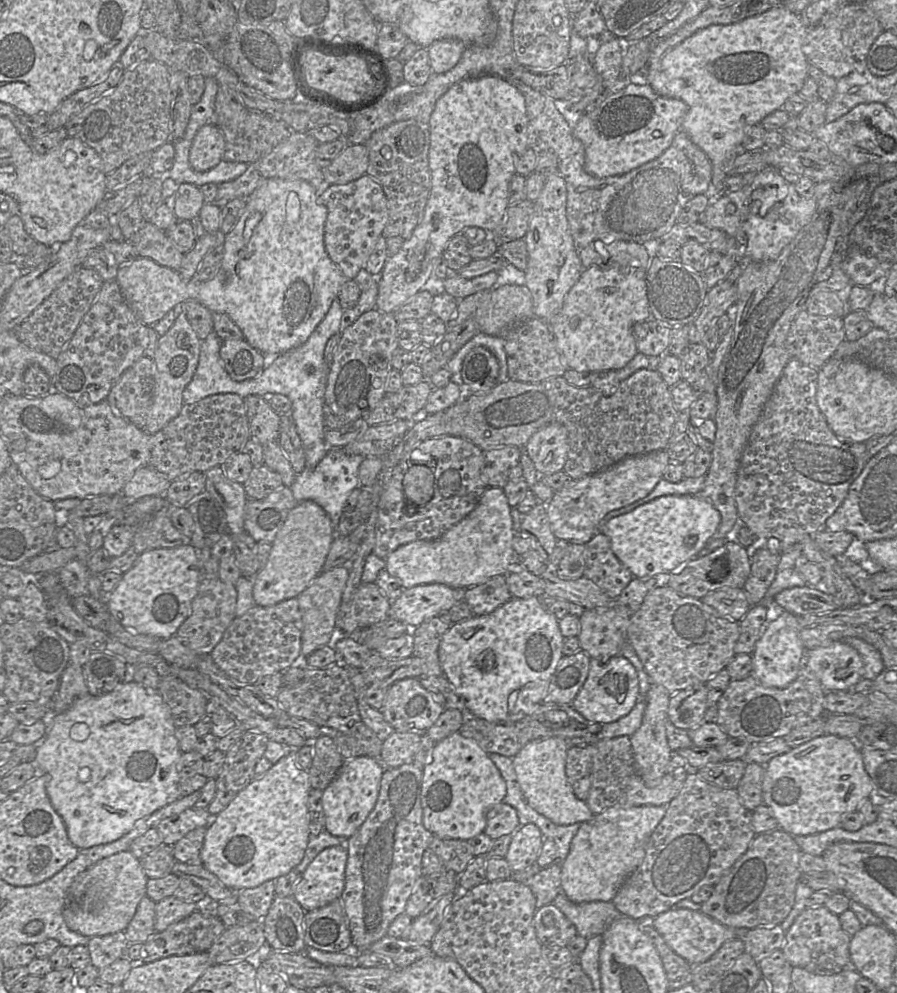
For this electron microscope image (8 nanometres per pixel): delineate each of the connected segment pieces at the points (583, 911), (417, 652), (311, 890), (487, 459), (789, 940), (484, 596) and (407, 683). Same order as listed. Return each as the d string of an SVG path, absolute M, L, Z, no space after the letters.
M560 892L553 904L575 925L577 934L585 938L603 935L609 925L622 915L612 901L575 903Z
M437 616L423 622L417 628L412 628L414 638L412 655L425 662L428 676L443 675L438 649L444 633L450 627L449 623L444 622L440 616Z
M341 845L323 849L301 873L292 896L308 912L341 898L348 850Z
M504 446L483 453L488 487L503 489L509 481L510 470L520 464L521 449L516 446Z
M825 906L804 909L785 933L781 948L792 967L800 967L814 974L836 974L850 965L851 937L842 929L838 915Z
M504 575L465 590L465 600L475 616L487 615L512 598Z
M405 678L388 687L379 711L395 731L422 735L445 709L441 695L426 690L418 678Z

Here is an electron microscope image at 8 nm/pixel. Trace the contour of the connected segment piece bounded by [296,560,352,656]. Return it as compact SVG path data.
M352 560L326 572L320 572L296 598L302 617L301 656L308 656L324 645L333 645L336 638L336 617L341 604Z

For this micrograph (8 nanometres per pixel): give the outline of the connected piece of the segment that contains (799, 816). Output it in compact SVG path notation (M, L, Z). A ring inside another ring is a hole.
M825 734L772 758L765 766L762 797L763 804L772 809L781 830L791 836L806 836L840 827L844 816L857 811L859 803L874 797L874 792L856 741Z

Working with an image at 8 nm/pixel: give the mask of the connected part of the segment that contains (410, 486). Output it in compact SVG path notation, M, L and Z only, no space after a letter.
M414 465L405 473L402 485L406 499L414 505L423 506L434 494L434 472L426 465Z

